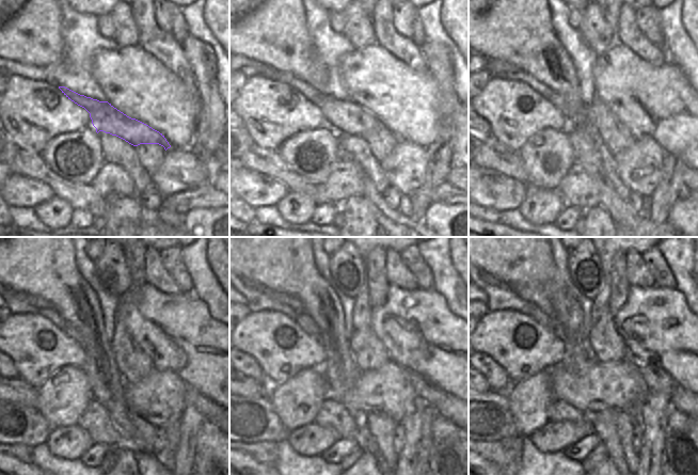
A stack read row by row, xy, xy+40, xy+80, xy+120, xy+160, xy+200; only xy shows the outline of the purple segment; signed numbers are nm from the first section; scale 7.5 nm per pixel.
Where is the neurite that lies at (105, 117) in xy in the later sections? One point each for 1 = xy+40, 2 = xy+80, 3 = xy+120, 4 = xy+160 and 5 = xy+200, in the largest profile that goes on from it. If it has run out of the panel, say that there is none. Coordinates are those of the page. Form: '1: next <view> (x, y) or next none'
1: next xy+40 (346, 116)
2: next xy+80 (576, 112)
3: next xy+120 (66, 327)
4: next xy+160 (308, 326)
5: next xy+200 (535, 312)

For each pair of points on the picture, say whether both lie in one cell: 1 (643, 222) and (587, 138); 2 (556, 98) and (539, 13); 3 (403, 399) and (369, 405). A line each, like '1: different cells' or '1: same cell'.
1: same cell
2: different cells
3: same cell

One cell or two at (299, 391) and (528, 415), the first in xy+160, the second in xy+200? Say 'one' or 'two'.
one

